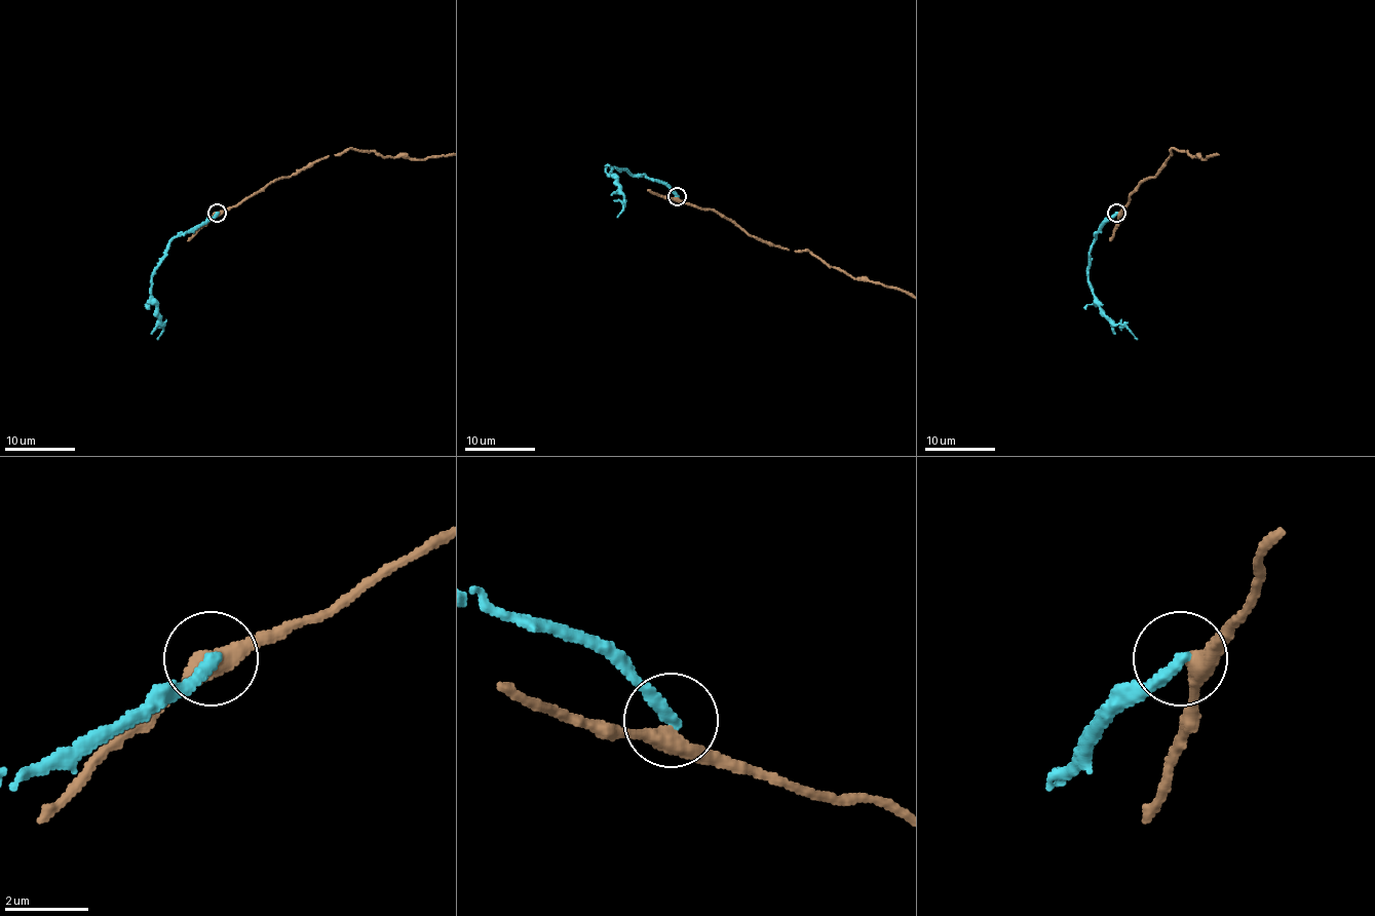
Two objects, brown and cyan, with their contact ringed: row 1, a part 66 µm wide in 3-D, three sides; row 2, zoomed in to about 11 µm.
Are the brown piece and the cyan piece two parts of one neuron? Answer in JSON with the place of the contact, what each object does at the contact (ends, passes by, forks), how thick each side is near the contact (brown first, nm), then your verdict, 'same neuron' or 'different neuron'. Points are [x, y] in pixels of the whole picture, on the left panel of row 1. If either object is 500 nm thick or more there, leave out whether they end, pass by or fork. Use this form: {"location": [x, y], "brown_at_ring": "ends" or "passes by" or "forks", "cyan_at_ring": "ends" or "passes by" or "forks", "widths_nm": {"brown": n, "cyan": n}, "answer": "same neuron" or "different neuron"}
{"location": [217, 213], "brown_at_ring": "passes by", "cyan_at_ring": "ends", "widths_nm": {"brown": 440, "cyan": 320}, "answer": "different neuron"}

